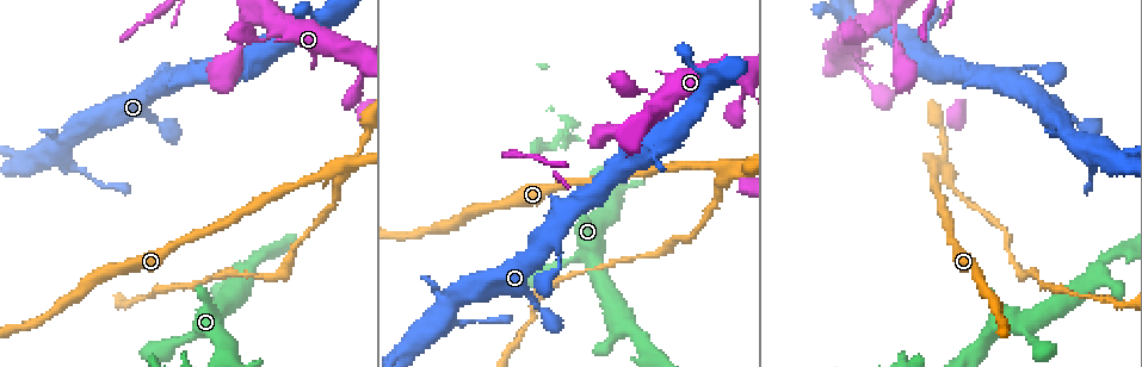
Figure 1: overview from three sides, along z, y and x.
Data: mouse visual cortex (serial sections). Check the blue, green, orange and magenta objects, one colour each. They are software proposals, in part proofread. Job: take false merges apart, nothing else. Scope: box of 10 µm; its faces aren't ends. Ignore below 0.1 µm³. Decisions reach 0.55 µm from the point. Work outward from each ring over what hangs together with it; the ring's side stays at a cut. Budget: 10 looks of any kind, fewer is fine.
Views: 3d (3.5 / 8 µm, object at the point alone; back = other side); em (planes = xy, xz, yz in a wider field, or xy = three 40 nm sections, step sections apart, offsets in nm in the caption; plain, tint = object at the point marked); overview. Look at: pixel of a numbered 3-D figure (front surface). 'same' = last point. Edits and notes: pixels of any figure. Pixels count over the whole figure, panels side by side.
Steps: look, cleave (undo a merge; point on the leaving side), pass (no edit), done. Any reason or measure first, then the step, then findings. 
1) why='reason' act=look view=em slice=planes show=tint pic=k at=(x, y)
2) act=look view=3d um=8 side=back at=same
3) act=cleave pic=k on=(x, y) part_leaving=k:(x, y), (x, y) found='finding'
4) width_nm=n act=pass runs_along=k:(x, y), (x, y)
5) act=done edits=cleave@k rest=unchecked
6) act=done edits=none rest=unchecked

act=look view=3d um=3.5 pic=1 at=(169, 69)

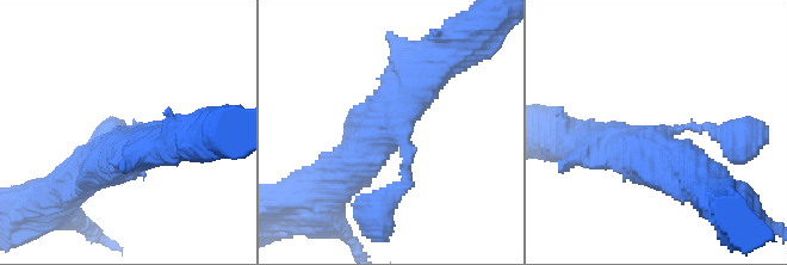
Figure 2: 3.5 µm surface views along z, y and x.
arms=3 arm_widths_nm=150,450,500 why='shape alone is not enough' act=look view=em slice=xy step=1 show=tint pic=2 at=(660, 136)

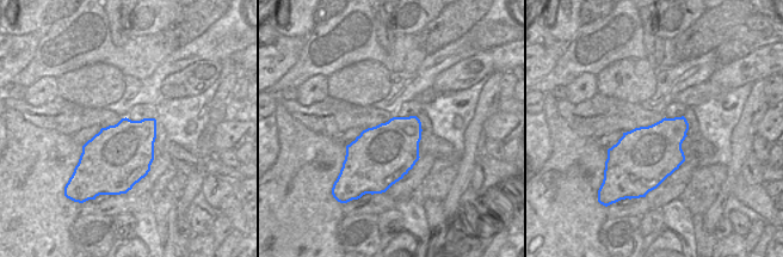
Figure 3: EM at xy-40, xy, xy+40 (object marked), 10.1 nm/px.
act=pass runs_along=2:(335, 179), (431, 69) found='one cell here'

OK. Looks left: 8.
why='sudden change in width' act=look view=em slice=xy step=2 show=tint pic=1 at=(1090, 277)

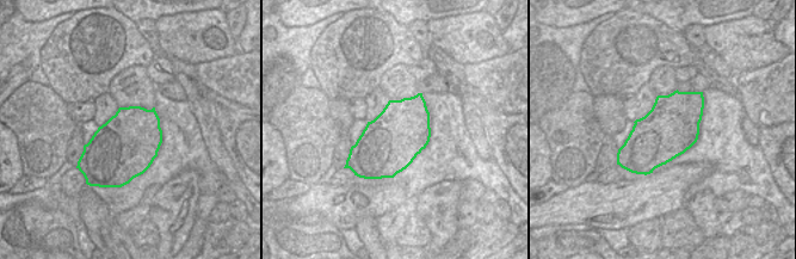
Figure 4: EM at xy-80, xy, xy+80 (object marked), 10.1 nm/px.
act=look view=3d um=3.5 at=same

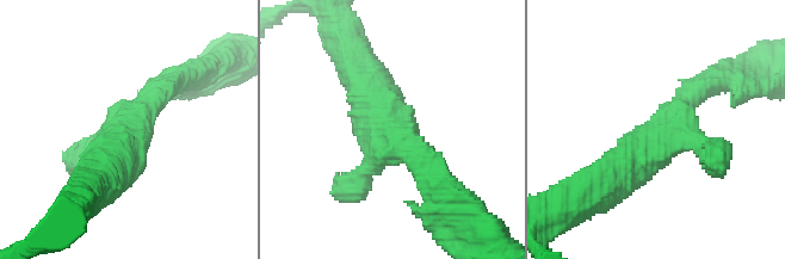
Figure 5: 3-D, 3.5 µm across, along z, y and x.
act=pass found='one cell here'

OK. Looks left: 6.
why='a narrow waist' act=look view=3d um=3.5 pic=1 at=(565, 259)

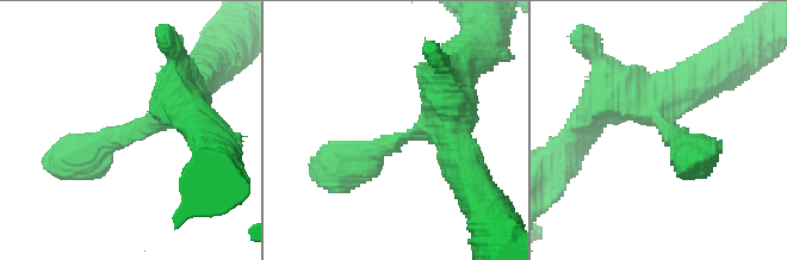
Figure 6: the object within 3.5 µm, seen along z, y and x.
why='shape alone is not enough' act=look view=em slice=xy step=3 show=tint pic=6 at=(136, 132)

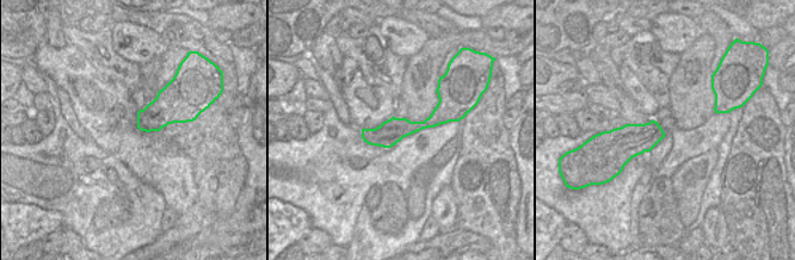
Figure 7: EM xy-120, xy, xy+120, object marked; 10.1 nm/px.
why='another direction' act=look view=em slice=xy step=2 show=tint at=same

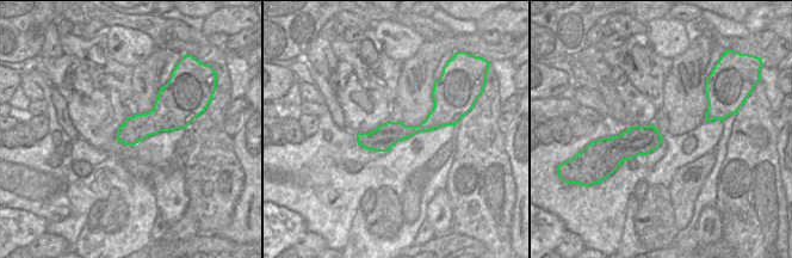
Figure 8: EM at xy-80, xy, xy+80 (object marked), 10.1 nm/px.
arm_widths_nm=500,600 act=pass found='continuous, no second cell'

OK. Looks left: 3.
act=look view=3d um=3.5 pic=1 at=(1085, 151)

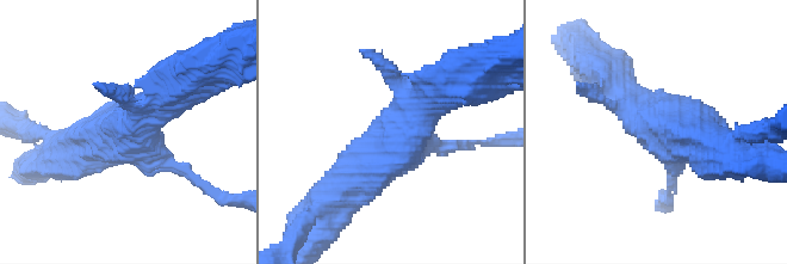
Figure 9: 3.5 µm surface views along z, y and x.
why='shape alone is not enough' act=look view=em slice=xy step=2 show=tint pic=9 at=(138, 131)

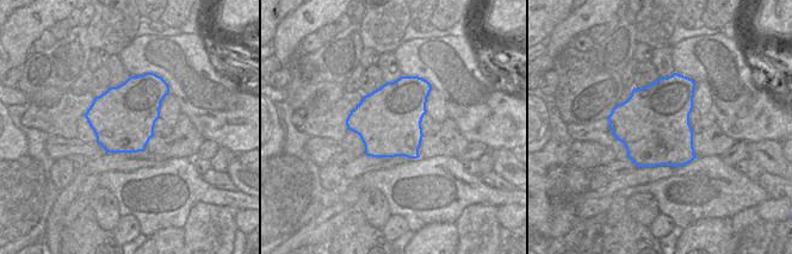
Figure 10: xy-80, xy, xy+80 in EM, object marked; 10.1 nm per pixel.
act=pass runs_along=9:(451, 87), (348, 185) found='continuous, no second cell'

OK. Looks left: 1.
act=done edits=none rest=unchecked

